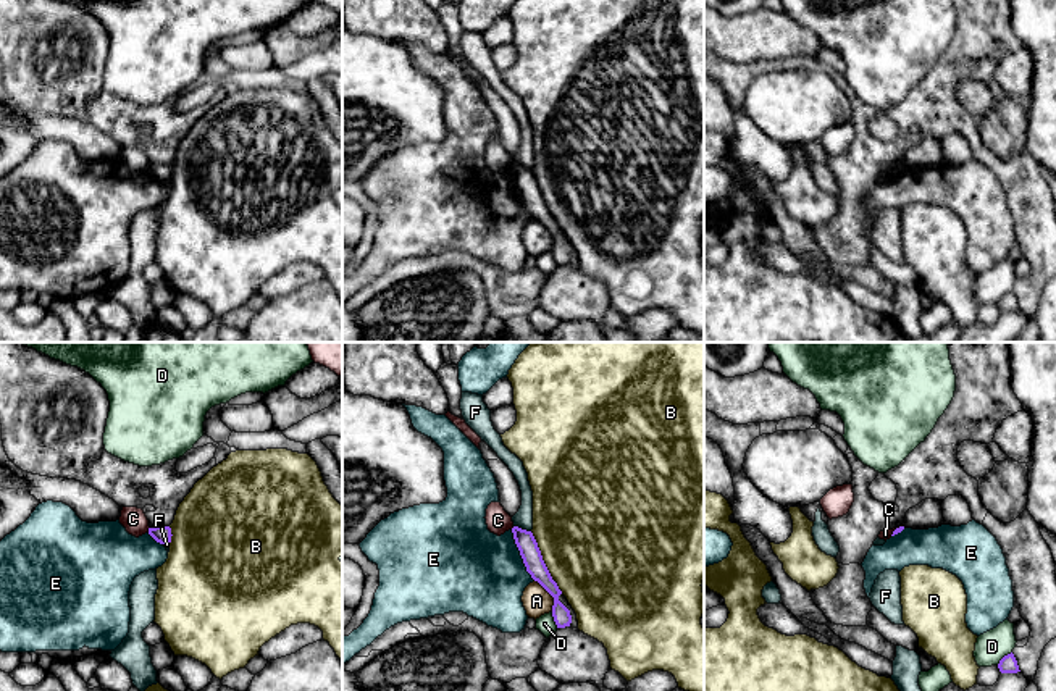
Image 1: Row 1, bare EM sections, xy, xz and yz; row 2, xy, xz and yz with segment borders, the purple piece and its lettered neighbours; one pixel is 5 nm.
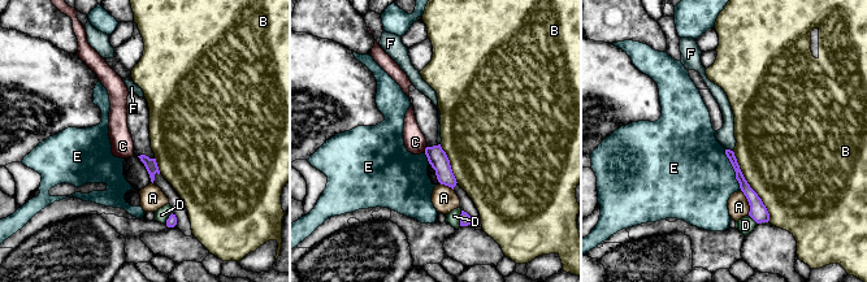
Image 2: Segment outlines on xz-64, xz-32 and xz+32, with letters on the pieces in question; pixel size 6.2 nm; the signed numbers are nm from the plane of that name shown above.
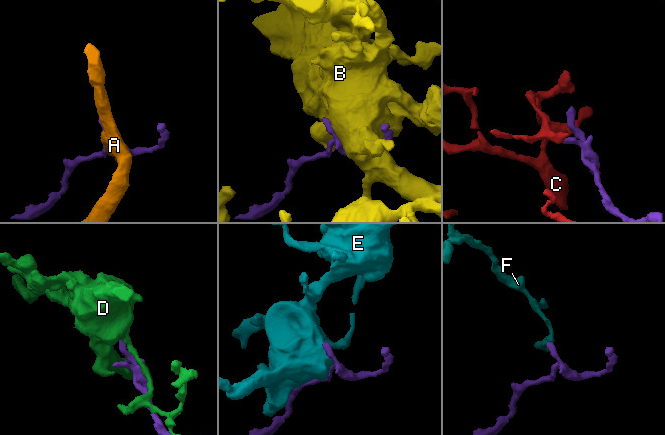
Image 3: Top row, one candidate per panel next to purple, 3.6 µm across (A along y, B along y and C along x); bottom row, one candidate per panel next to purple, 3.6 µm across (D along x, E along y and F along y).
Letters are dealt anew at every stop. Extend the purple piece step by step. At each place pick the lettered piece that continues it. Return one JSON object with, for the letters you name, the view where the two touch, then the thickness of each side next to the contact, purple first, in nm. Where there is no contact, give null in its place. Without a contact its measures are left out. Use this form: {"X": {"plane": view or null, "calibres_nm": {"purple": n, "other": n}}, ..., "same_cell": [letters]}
{"same_cell": []}

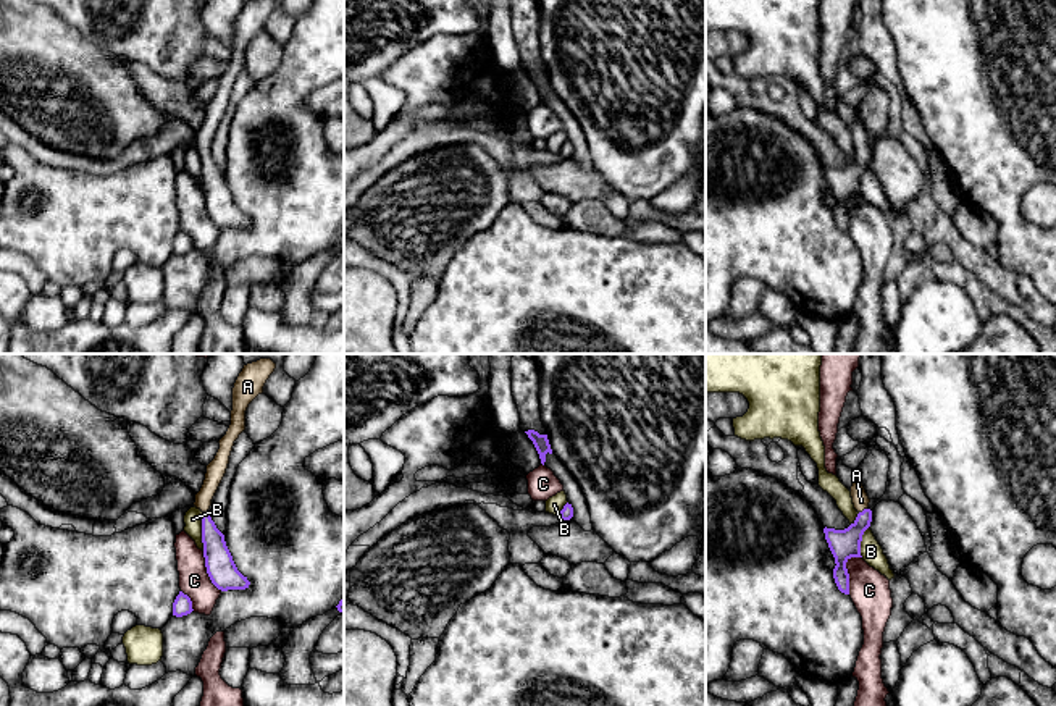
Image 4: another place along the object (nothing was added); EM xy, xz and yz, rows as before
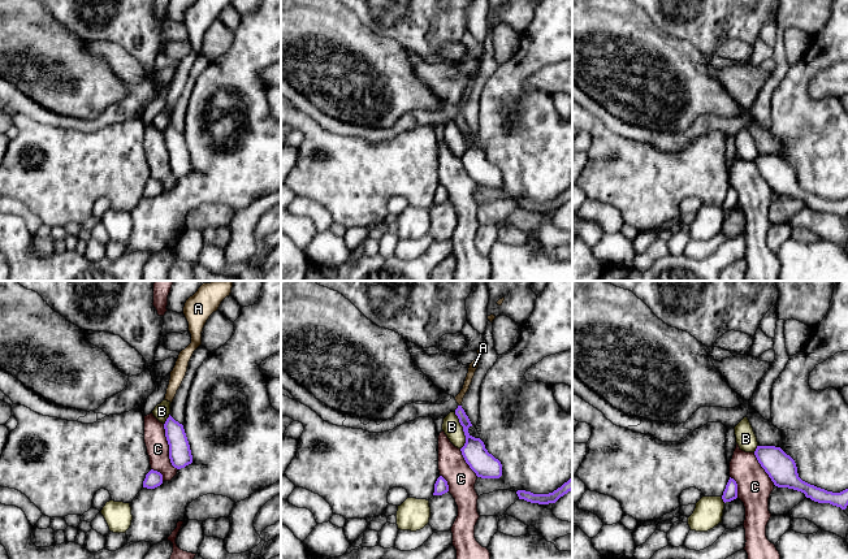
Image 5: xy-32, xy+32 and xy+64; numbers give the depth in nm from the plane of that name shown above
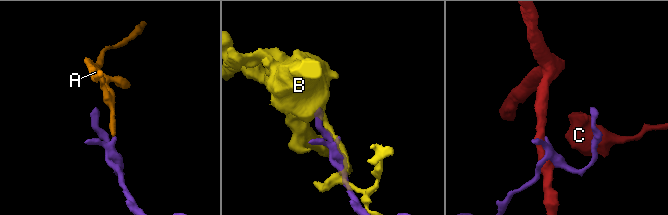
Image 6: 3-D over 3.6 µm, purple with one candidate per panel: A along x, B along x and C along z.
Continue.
{"A": {"plane": "yz", "calibres_nm": {"purple": 140, "other": 80}}, "same_cell": ["A"]}

